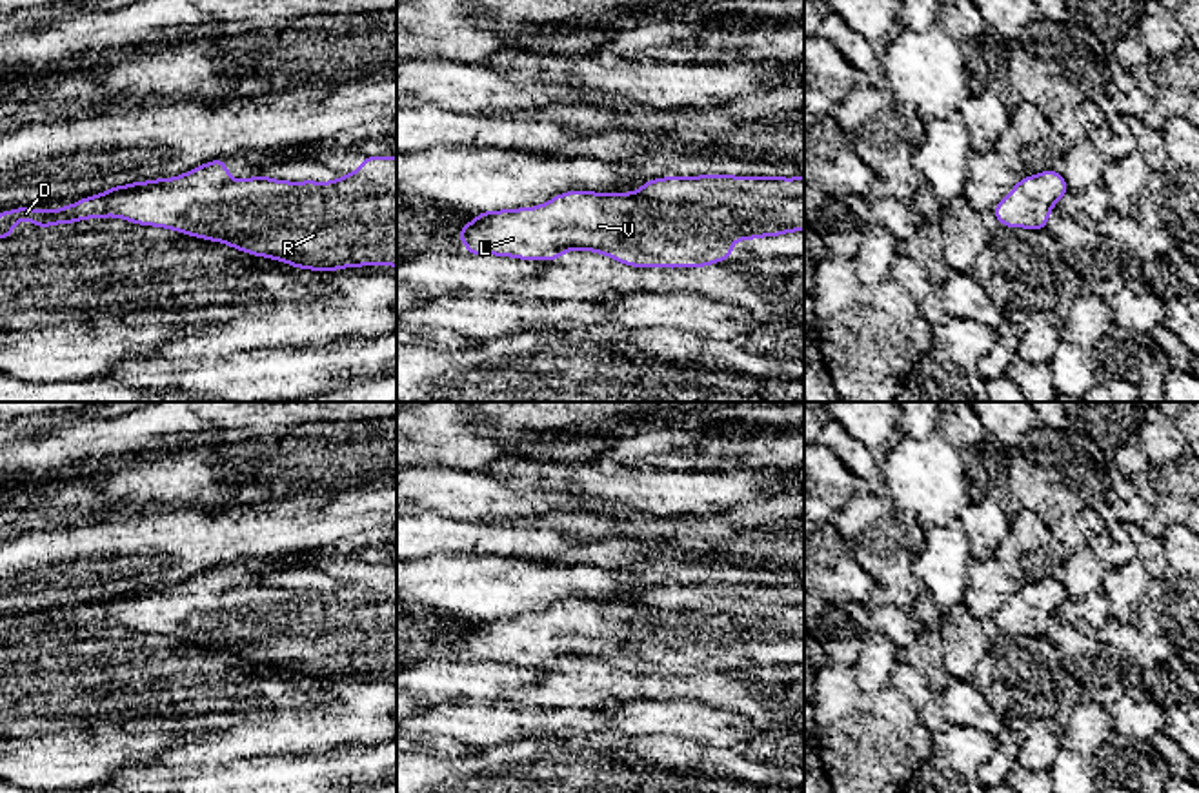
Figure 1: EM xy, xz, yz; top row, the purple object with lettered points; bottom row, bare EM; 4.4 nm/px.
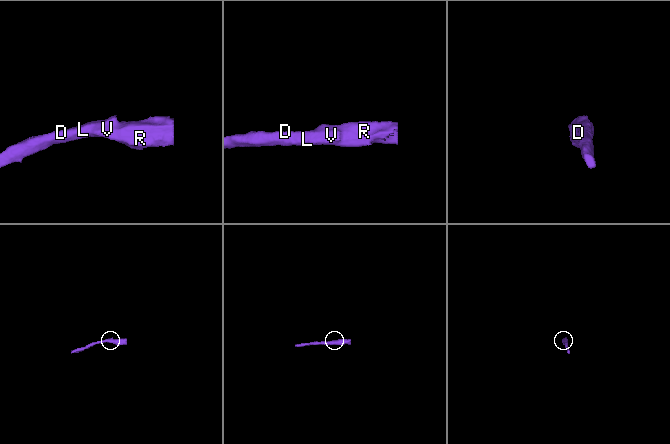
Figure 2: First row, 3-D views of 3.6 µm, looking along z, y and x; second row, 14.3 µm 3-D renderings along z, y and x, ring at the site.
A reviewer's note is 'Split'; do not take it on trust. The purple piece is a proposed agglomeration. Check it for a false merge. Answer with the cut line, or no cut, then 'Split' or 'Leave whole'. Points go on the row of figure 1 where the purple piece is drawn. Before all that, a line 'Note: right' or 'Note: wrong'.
Note: wrong
No split. Leave whole

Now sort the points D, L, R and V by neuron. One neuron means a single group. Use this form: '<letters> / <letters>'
D L R V

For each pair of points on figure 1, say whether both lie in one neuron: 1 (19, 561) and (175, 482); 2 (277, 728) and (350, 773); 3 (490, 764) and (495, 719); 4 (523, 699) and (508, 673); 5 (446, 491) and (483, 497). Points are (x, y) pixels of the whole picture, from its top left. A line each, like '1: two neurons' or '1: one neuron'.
1: two neurons
2: two neurons
3: two neurons
4: two neurons
5: one neuron

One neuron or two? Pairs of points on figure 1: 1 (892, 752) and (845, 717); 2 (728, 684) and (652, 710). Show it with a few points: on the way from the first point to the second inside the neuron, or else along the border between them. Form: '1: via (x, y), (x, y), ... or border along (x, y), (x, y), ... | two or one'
1: via (881, 742), (870, 742), (856, 728) | one
2: border along (664, 697), (705, 702), (725, 710) | two

